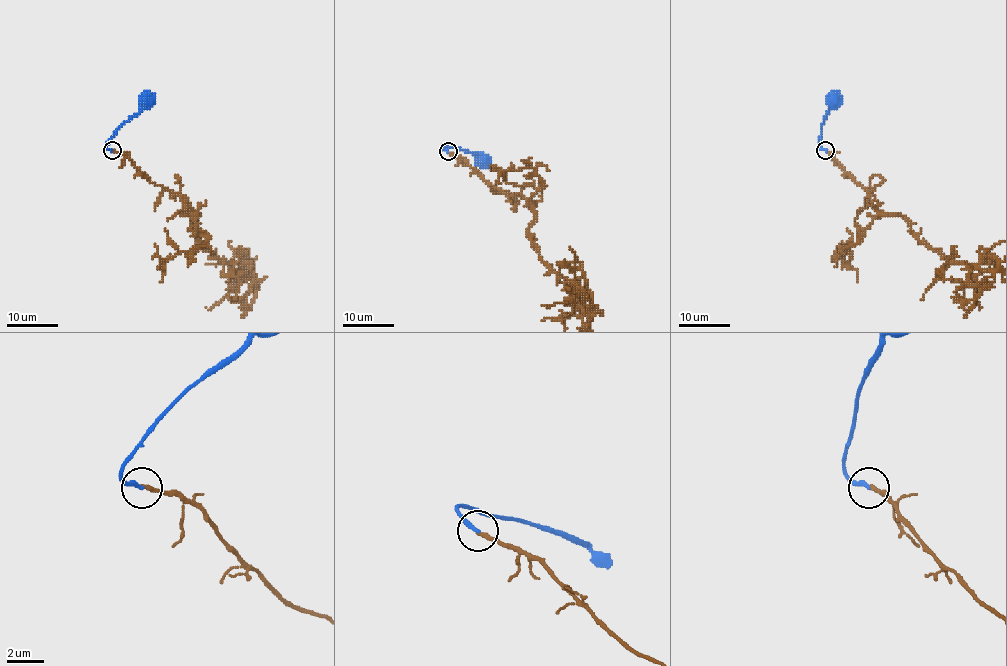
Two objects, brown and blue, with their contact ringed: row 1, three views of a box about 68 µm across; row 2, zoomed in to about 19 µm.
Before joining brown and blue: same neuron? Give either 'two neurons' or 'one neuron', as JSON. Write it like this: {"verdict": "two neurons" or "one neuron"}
{"verdict": "two neurons"}

